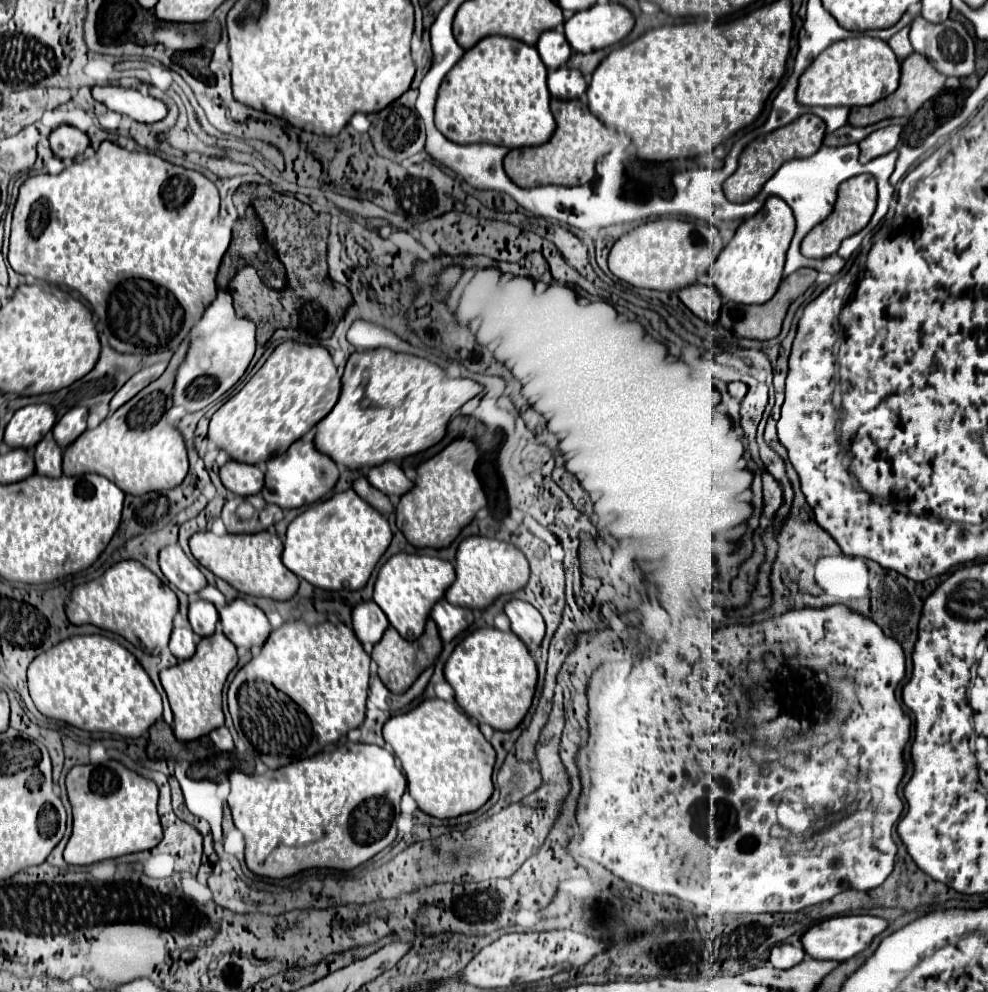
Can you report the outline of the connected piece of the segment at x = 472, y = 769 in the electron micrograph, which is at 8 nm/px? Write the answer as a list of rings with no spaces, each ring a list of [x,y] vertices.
[[[425,699],[413,711],[393,715],[383,725],[383,737],[393,747],[393,753],[401,759],[401,765],[409,783],[409,793],[417,801],[423,813],[437,819],[459,817],[463,813],[473,813],[481,809],[493,795],[491,775],[495,765],[495,749],[483,737],[477,723],[469,719],[463,711],[459,711],[455,703],[441,701],[441,699]]]

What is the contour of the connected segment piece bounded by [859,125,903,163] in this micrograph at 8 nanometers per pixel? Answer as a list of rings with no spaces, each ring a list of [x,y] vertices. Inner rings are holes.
[[[889,125],[889,127],[883,127],[883,129],[873,131],[867,139],[863,139],[859,143],[859,147],[861,147],[859,161],[861,163],[869,163],[871,159],[881,157],[881,155],[893,151],[897,147],[897,143],[899,143],[901,129],[903,129],[901,125]]]

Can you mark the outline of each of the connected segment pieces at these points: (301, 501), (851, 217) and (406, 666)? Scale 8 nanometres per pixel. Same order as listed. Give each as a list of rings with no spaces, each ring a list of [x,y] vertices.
[[[299,439],[283,455],[277,455],[265,463],[265,487],[261,491],[263,499],[281,509],[297,509],[311,505],[327,495],[339,479],[339,469],[335,461],[315,449],[313,441]]]
[[[857,175],[853,179],[843,181],[839,185],[839,197],[831,215],[807,233],[807,237],[801,241],[801,253],[813,259],[823,259],[833,255],[843,243],[843,239],[859,233],[869,223],[869,219],[875,213],[875,205],[877,205],[877,187],[873,175]]]
[[[429,619],[427,625],[425,625],[425,633],[419,637],[419,641],[405,641],[393,627],[389,627],[381,641],[373,647],[373,653],[371,653],[371,659],[375,659],[375,663],[379,665],[379,677],[381,681],[385,683],[385,687],[391,691],[391,693],[405,693],[413,681],[427,669],[433,665],[433,645],[435,645],[435,659],[439,657],[443,645],[441,645],[441,637],[439,637],[439,631],[437,631],[437,625]]]

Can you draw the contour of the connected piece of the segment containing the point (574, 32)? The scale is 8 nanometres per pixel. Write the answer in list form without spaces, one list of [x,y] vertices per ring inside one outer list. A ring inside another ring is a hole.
[[[597,3],[585,11],[575,13],[565,21],[565,37],[577,53],[591,53],[605,49],[633,29],[635,19],[629,9],[619,3]]]

